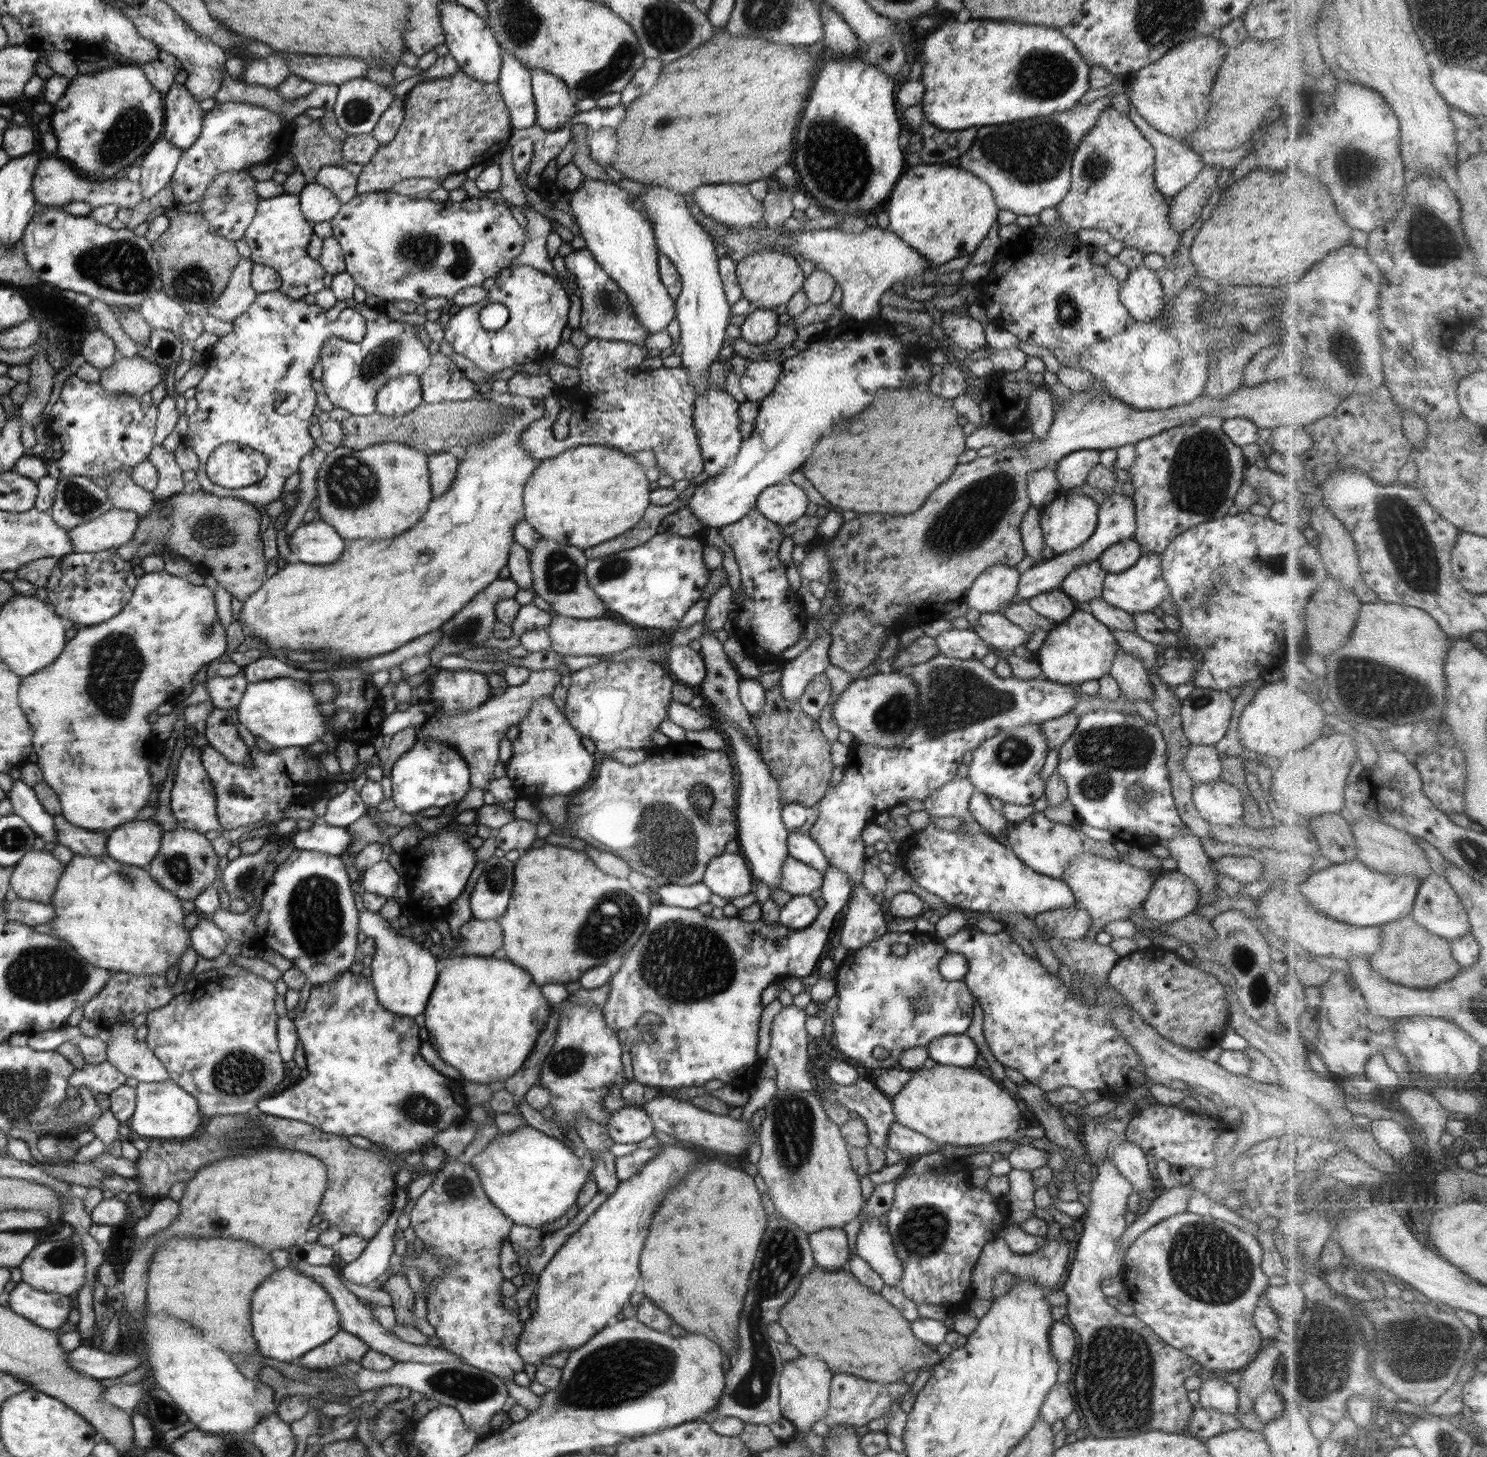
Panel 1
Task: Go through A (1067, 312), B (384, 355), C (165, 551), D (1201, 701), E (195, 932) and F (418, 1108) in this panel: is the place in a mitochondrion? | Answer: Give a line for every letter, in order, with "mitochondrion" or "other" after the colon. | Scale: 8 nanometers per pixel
A: mitochondrion
B: mitochondrion
C: other
D: mitochondrion
E: other
F: mitochondrion

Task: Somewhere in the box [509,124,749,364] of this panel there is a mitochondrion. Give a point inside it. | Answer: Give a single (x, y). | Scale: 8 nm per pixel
(611, 307)

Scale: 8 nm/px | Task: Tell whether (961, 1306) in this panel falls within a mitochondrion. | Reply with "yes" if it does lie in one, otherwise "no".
no

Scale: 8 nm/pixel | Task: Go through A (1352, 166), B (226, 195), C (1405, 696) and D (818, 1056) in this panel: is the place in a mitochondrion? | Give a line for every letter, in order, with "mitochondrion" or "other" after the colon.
A: mitochondrion
B: mitochondrion
C: mitochondrion
D: other

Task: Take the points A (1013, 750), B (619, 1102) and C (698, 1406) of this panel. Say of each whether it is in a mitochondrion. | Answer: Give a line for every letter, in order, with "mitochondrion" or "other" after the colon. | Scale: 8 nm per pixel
A: mitochondrion
B: other
C: other

